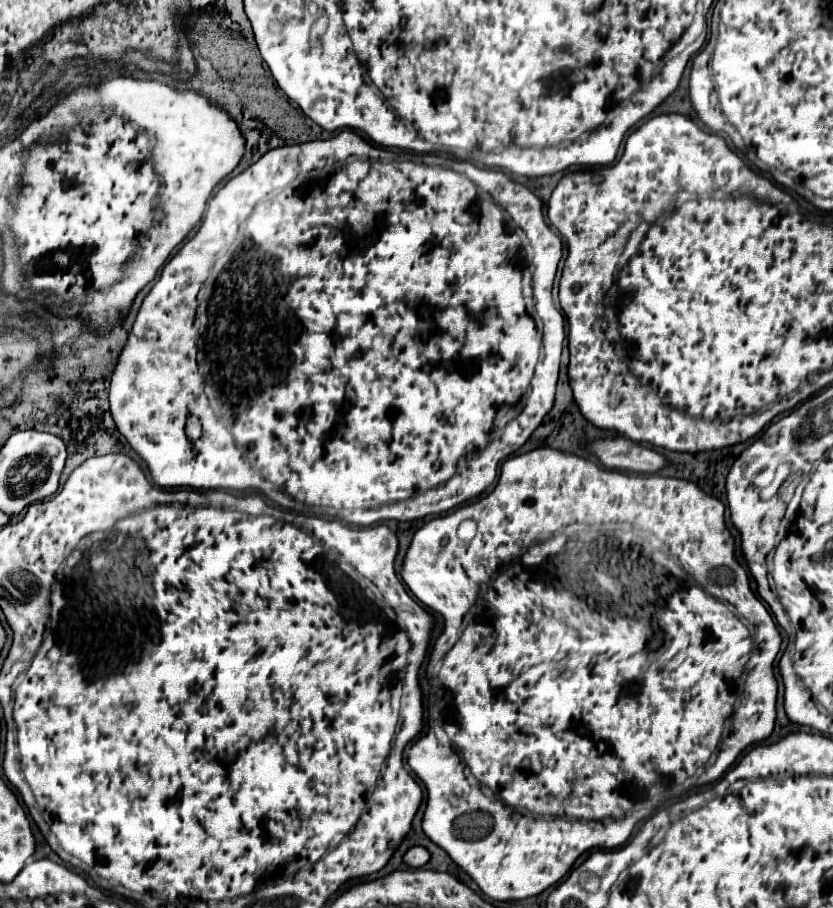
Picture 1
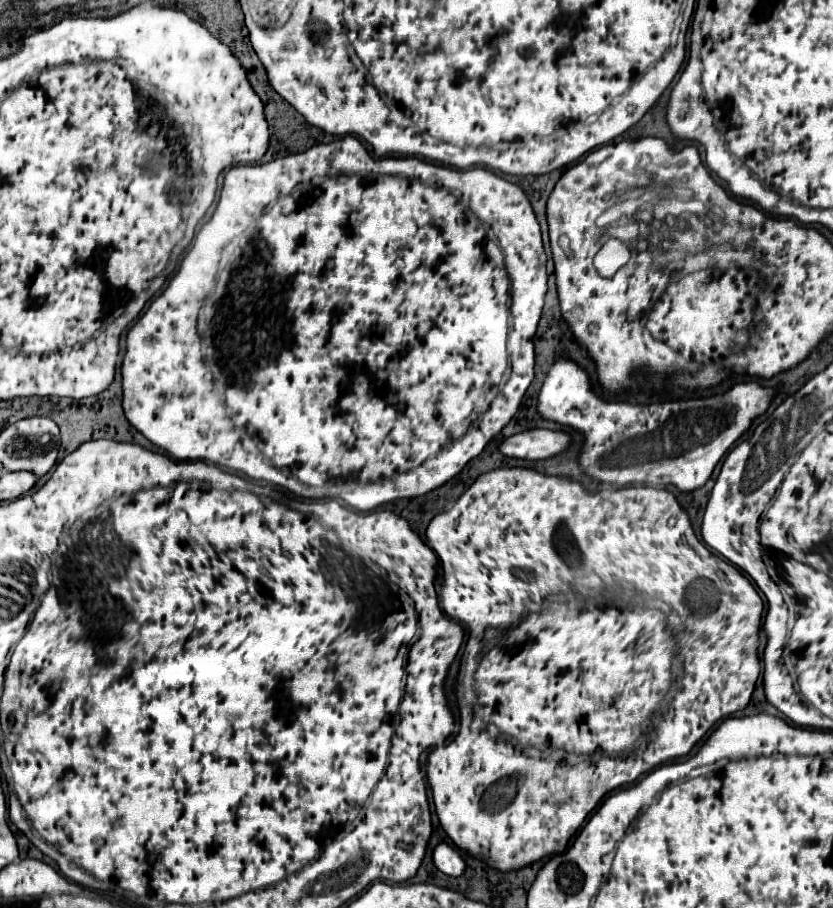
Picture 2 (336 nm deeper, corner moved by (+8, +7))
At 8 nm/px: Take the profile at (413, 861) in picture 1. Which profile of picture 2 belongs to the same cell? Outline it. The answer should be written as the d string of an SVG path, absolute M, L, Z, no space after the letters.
M439 844L433 850L433 864L447 876L461 876L465 870L465 860L459 850L451 848L449 844Z

